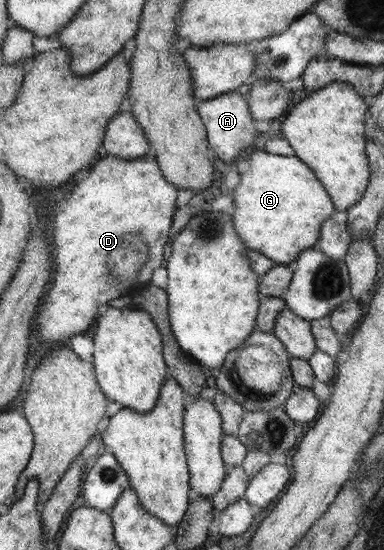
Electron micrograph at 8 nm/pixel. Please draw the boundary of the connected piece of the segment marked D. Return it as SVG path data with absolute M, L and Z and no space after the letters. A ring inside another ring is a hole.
M110 154L98 157L89 176L75 188L69 186L65 190L70 194L66 205L58 206L51 215L54 276L37 318L40 340L48 346L60 342L61 347L69 345L70 336L86 332L94 318L99 316L100 304L122 297L133 286L151 281L152 273L162 264L164 246L172 239L170 227L179 193L178 188L166 180L154 157L124 160Z

